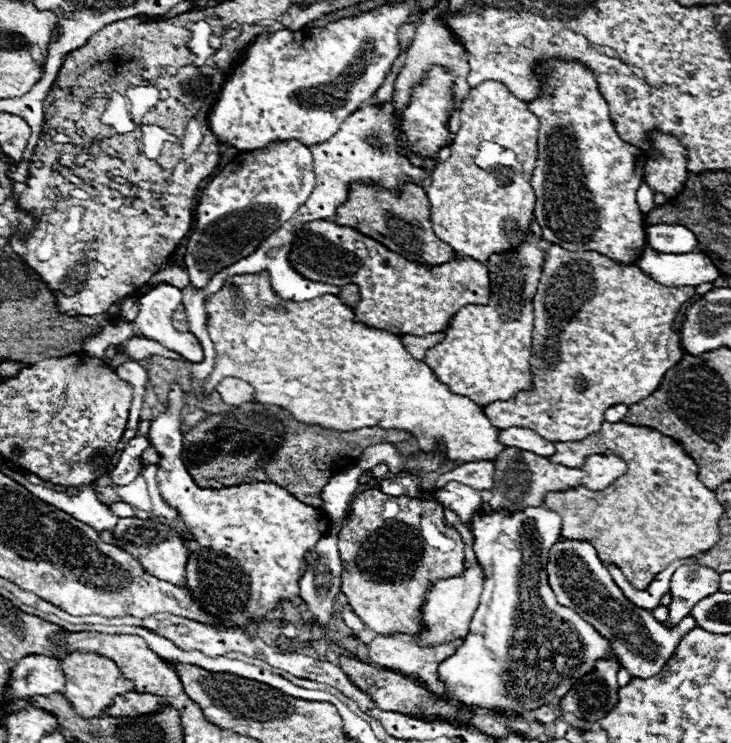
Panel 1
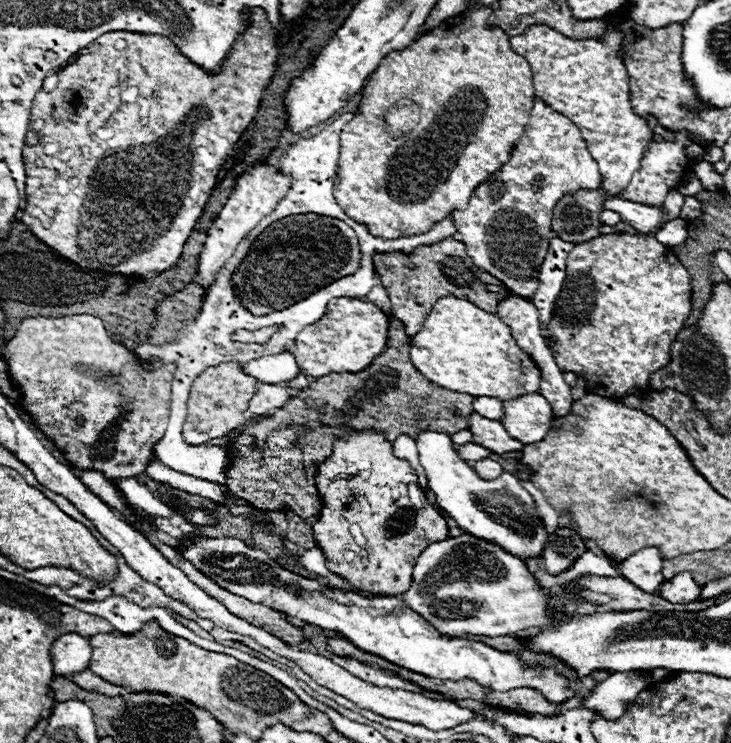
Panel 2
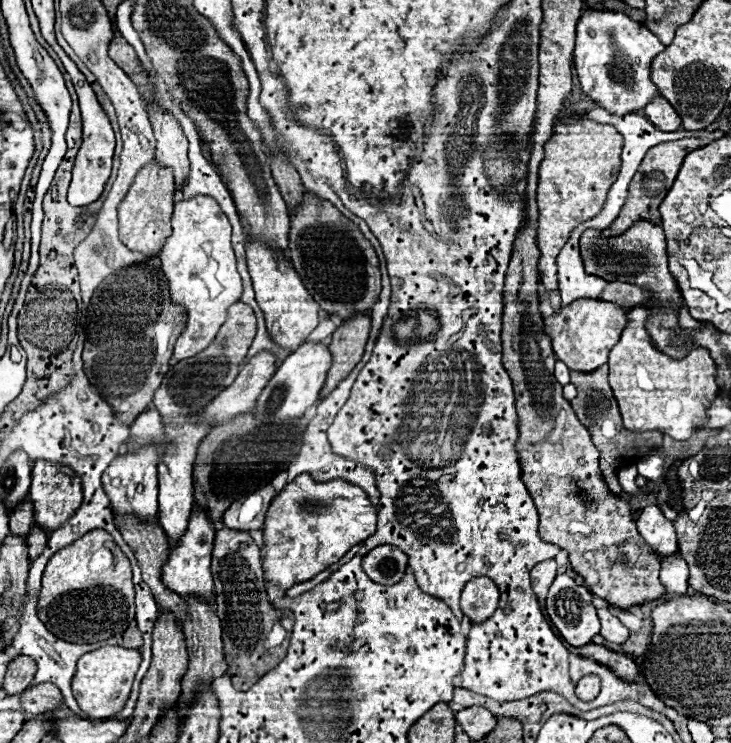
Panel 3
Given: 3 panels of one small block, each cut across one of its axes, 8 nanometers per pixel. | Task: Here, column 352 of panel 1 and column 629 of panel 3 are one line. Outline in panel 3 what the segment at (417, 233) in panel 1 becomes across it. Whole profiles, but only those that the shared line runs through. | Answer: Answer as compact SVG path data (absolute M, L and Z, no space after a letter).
M684 138L684 140L676 140L676 142L664 142L664 144L658 144L652 150L648 150L648 154L644 156L644 162L640 164L640 170L632 178L632 186L628 186L628 202L624 204L624 210L620 210L620 216L616 218L616 222L612 222L612 226L608 228L608 236L620 236L624 230L628 230L632 224L636 224L642 218L648 222L658 222L660 220L660 212L658 212L660 202L666 198L668 190L672 188L672 182L676 180L676 174L682 166L684 158L696 148L700 148L698 138Z

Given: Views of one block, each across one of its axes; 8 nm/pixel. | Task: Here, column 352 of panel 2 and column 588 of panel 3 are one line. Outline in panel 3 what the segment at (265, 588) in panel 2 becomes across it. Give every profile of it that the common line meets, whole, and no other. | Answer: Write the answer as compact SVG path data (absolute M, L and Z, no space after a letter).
M558 574L556 580L552 582L550 586L550 592L548 592L548 598L546 598L546 612L552 620L552 624L558 628L558 632L562 634L562 638L576 646L576 648L582 648L586 644L592 642L592 638L596 634L600 634L600 622L598 622L598 616L596 616L596 608L592 604L592 594L588 588L584 586L578 586L570 576L566 574Z

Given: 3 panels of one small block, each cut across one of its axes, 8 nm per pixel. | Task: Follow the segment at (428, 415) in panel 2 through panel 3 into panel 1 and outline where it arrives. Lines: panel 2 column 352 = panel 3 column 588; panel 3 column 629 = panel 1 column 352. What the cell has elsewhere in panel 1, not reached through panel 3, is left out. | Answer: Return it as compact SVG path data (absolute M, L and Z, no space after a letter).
M248 402L234 410L212 414L184 434L182 460L194 482L202 488L238 486L244 482L268 482L284 488L306 506L320 508L322 488L338 468L346 466L346 458L356 460L368 446L384 442L404 442L414 434L404 430L360 428L336 432L314 424L298 422L286 408Z

